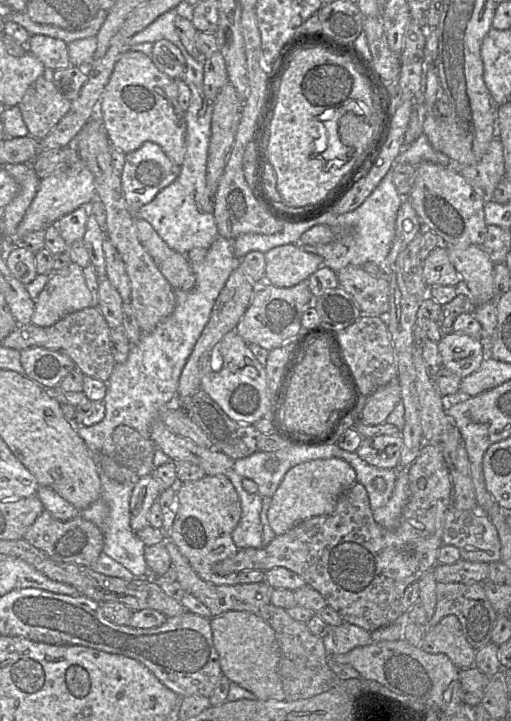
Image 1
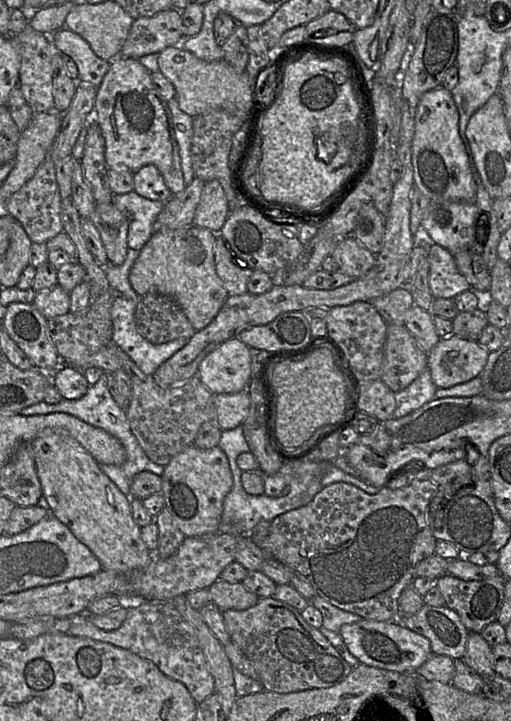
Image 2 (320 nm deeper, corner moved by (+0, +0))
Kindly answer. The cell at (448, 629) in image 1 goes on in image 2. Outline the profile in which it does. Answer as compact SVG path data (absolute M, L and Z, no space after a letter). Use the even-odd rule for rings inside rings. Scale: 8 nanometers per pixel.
M424 604L414 615L399 616L399 622L426 637L434 655L445 655L454 660L464 656L469 631L452 609Z

